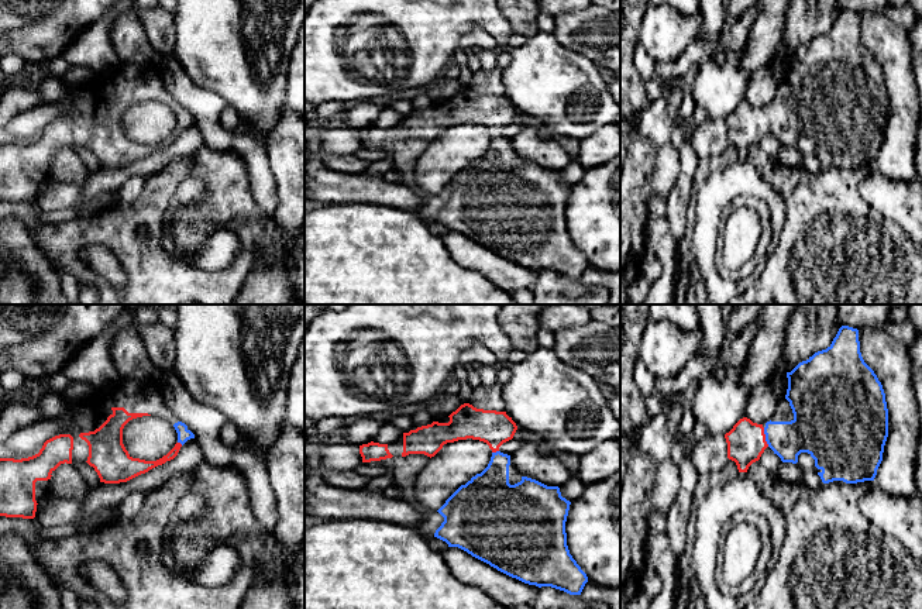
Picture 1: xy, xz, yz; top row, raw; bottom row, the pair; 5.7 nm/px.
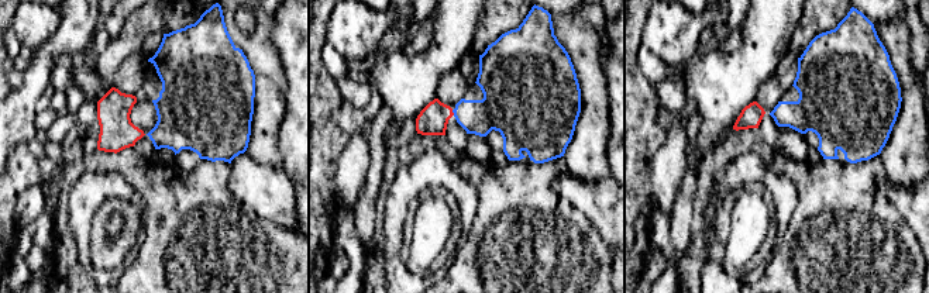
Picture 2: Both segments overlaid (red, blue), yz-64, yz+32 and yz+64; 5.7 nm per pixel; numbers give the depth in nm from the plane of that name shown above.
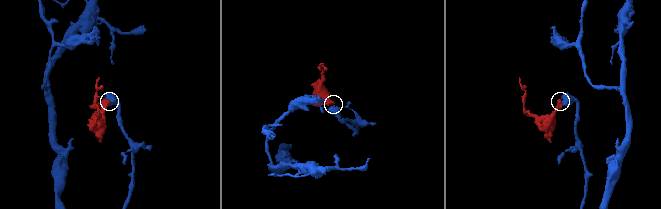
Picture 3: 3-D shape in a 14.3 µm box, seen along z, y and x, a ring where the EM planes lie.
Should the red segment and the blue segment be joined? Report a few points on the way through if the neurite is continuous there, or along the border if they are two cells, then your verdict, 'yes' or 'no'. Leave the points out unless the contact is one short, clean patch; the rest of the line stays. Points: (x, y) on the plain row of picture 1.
runs through yz (746, 126), (764, 121), (808, 117); yes

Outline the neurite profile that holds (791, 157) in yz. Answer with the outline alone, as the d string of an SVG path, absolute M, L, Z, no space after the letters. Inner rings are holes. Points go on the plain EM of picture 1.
M781 147L777 161L782 165L797 169L797 168L802 166L802 158L804 156L798 151L798 148Z

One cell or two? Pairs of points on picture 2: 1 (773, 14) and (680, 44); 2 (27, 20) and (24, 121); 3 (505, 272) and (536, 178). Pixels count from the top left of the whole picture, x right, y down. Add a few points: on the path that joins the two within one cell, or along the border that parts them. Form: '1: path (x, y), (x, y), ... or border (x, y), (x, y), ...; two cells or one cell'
1: border (699, 55), (688, 64); two cells
2: border (57, 28), (33, 52); two cells
3: path (526, 248), (526, 202); one cell

